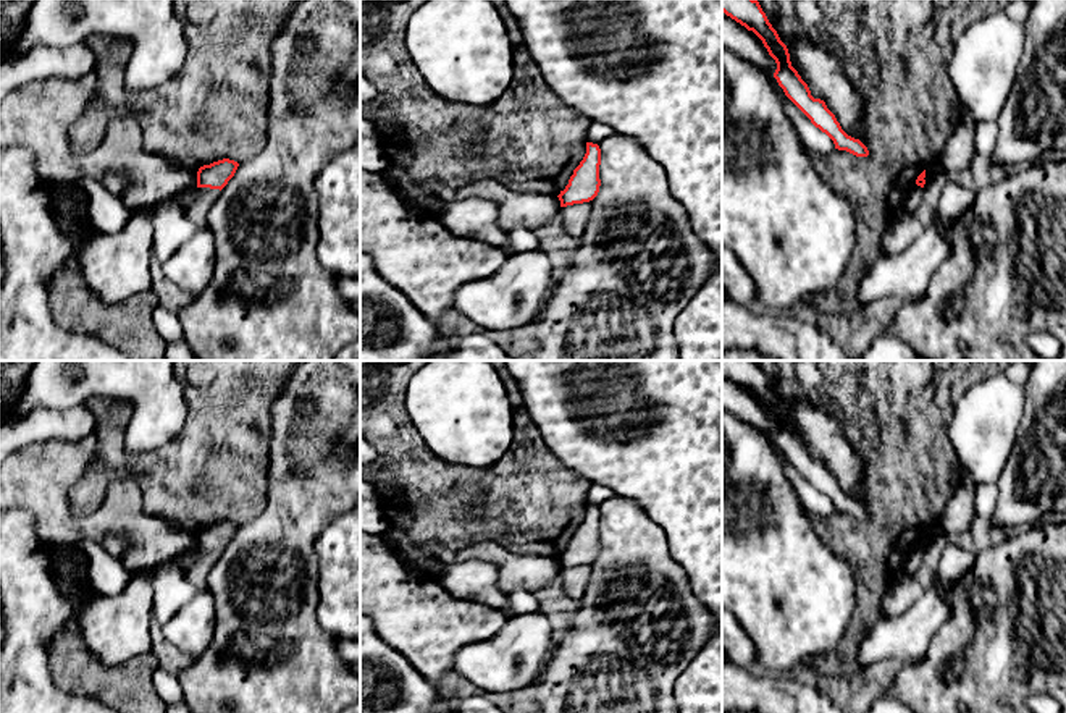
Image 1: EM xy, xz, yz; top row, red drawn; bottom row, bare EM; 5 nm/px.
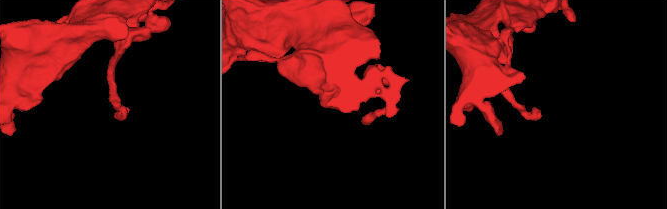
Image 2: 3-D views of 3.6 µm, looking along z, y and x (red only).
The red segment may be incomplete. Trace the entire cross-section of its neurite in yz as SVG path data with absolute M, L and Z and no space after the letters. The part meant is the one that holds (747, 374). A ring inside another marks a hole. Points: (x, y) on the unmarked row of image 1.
M722 361L722 373L748 393L753 393L762 403L769 417L777 425L774 440L783 451L785 458L811 482L816 490L833 503L835 511L846 513L856 519L869 517L867 509L859 501L848 498L841 492L825 464L811 458L808 446L791 428L787 407L780 403L758 362Z

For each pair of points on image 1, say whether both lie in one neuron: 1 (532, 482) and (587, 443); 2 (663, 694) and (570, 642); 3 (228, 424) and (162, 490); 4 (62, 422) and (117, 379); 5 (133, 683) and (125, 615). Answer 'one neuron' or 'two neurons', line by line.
1: two neurons
2: one neuron
3: one neuron
4: two neurons
5: two neurons

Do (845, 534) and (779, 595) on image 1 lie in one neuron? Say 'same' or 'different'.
different

